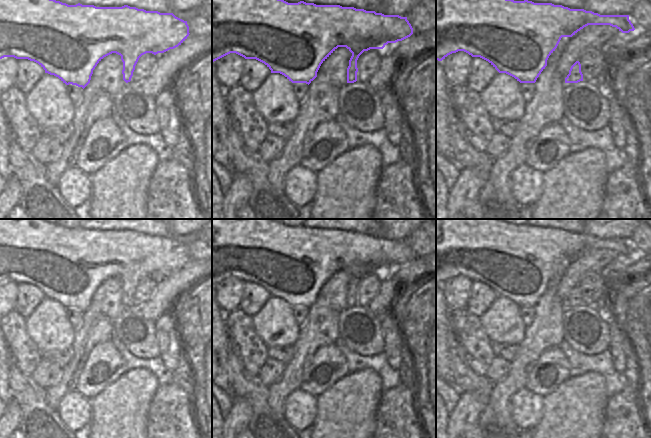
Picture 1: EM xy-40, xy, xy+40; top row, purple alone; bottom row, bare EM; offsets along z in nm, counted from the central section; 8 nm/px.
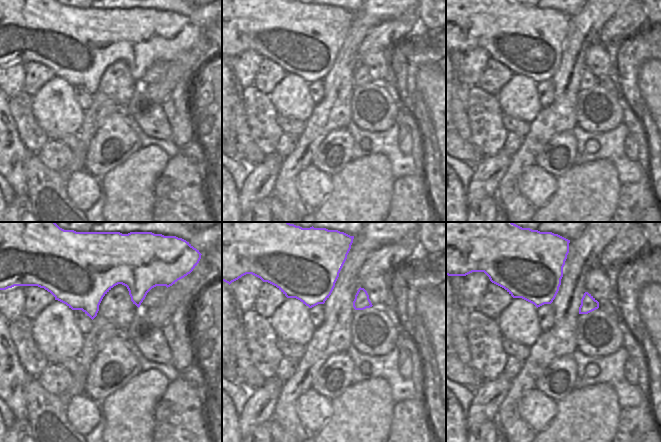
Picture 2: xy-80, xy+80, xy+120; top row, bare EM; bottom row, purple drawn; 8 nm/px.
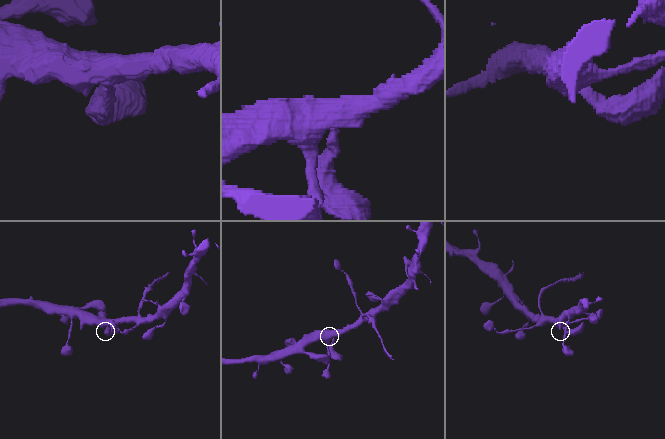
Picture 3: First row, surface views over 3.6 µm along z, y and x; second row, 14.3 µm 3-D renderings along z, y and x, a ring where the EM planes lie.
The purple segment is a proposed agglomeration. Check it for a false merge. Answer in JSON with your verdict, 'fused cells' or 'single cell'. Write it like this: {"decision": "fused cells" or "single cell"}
{"decision": "single cell"}

